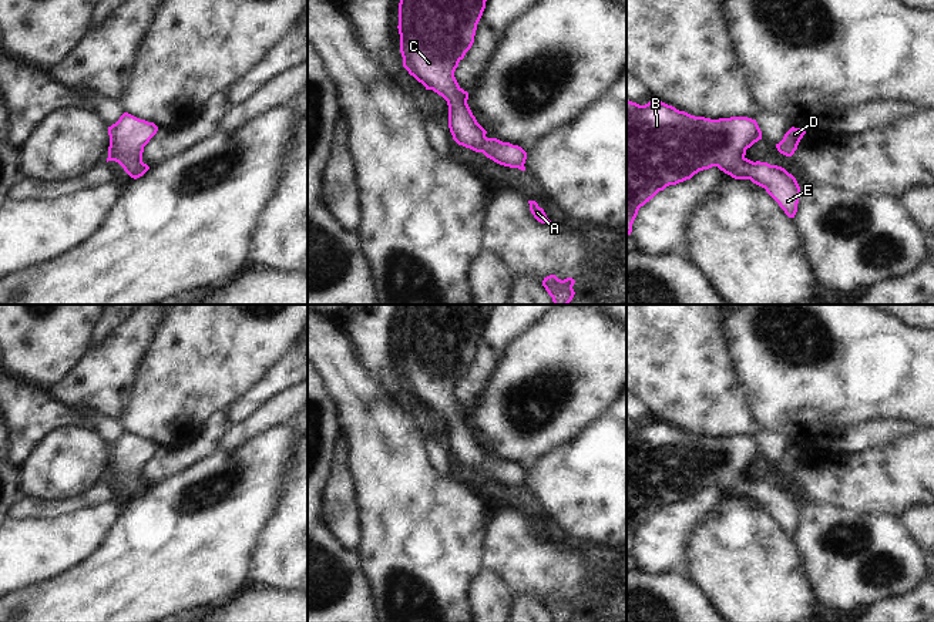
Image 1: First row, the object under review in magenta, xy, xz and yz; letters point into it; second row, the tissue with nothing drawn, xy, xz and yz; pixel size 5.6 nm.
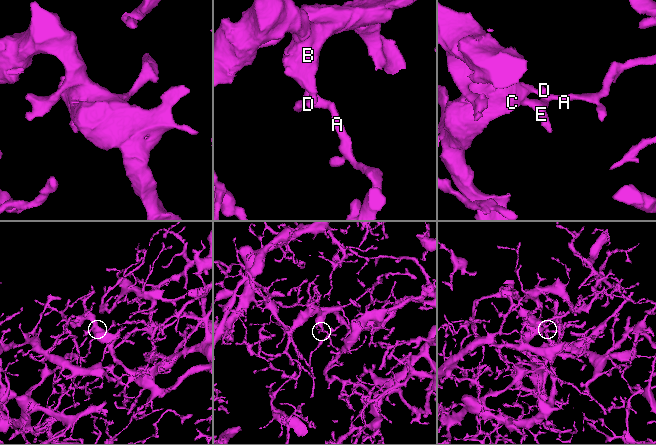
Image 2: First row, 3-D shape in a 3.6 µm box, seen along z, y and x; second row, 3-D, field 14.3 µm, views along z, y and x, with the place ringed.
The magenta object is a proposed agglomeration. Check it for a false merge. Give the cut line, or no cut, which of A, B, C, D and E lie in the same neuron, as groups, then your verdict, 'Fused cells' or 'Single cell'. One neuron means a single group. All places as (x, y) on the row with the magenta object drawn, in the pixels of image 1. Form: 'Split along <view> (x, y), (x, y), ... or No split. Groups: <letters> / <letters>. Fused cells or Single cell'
No split. Groups: A B C D E. Single cell.

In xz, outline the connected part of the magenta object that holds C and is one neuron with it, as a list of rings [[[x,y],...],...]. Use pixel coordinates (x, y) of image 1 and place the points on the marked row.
[[[400,0],[399,3],[399,34],[403,67],[421,83],[426,90],[433,90],[441,95],[448,105],[448,128],[453,139],[476,152],[483,152],[494,162],[525,171],[527,152],[510,142],[497,138],[487,138],[487,131],[477,122],[464,91],[454,71],[458,63],[474,43],[477,24],[483,16],[487,0]]]

